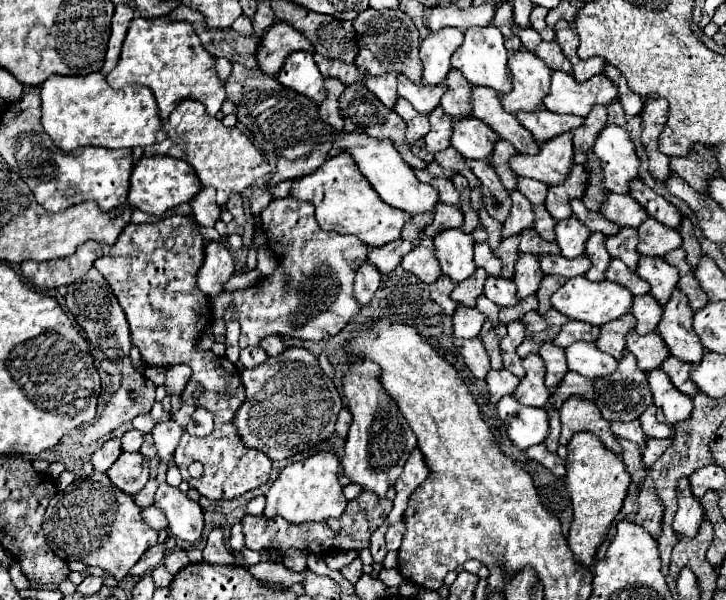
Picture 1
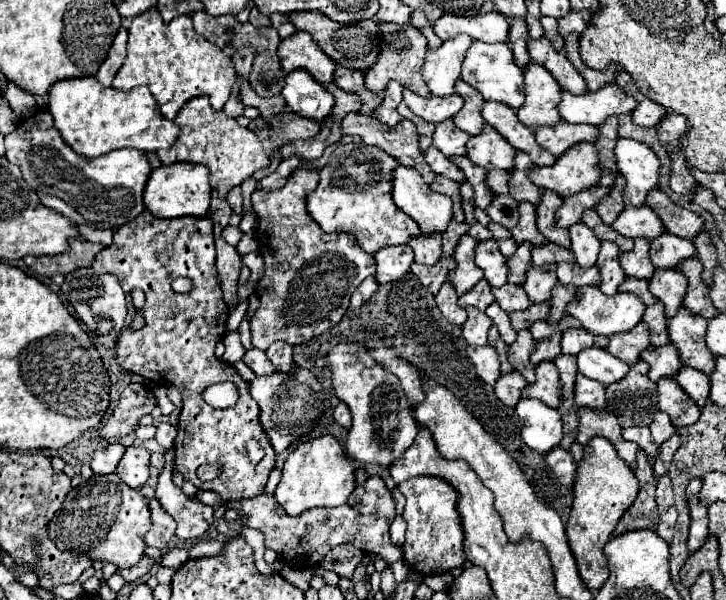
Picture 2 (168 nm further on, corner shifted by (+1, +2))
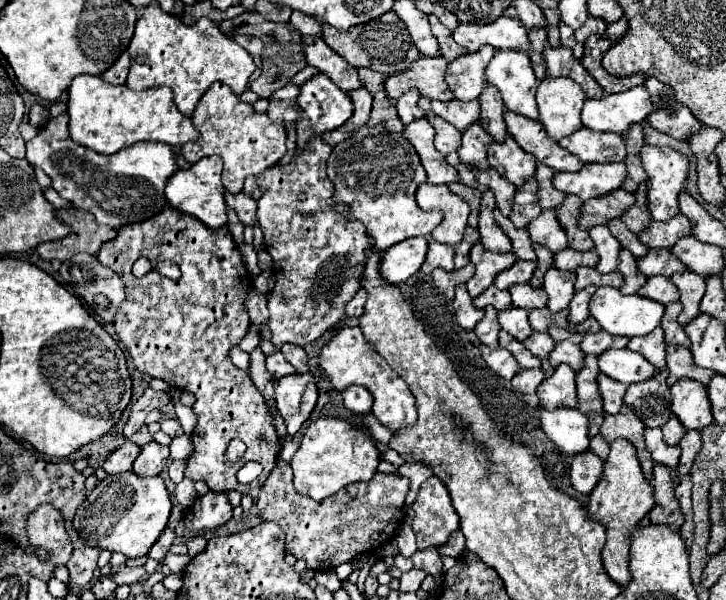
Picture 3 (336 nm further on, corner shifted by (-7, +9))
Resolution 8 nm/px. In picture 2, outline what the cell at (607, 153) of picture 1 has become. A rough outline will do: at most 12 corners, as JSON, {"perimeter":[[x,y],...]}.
{"perimeter":[[617,140],[623,202],[643,206],[659,184],[659,158],[649,146]]}

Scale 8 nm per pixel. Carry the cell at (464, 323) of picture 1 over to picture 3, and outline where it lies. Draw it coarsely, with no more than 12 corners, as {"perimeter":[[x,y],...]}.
{"perimeter":[[485,307],[483,319],[475,325],[475,335],[483,345],[497,347],[497,311]]}

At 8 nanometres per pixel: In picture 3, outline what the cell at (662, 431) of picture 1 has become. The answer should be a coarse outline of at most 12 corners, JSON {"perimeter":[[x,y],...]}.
{"perimeter":[[675,415],[667,421],[663,439],[667,445],[677,445],[685,435],[685,427]]}

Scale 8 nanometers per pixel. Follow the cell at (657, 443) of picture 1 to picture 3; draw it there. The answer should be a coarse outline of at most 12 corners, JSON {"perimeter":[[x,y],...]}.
{"perimeter":[[687,431],[679,441],[681,457],[675,473],[687,475],[701,449],[699,431]]}

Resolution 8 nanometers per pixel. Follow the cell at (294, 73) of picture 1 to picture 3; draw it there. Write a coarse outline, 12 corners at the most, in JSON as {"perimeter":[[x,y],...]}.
{"perimeter":[[327,75],[299,87],[297,149],[343,125],[353,103]]}

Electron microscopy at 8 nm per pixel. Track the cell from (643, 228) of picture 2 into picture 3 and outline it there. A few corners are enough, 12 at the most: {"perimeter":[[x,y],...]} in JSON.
{"perimeter":[[685,215],[653,221],[637,235],[645,247],[673,247],[691,235]]}

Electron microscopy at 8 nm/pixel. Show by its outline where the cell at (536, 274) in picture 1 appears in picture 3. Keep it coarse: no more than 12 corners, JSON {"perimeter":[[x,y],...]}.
{"perimeter":[[547,269],[543,289],[547,309],[557,313],[569,305],[575,271]]}

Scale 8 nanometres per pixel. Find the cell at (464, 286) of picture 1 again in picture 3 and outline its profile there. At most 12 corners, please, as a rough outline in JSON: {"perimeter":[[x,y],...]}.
{"perimeter":[[495,285],[473,299],[479,309],[493,305],[505,309],[511,305],[509,291]]}

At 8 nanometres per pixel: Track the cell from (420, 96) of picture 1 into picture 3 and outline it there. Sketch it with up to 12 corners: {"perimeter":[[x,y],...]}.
{"perimeter":[[431,101],[431,111],[463,131],[479,101]]}

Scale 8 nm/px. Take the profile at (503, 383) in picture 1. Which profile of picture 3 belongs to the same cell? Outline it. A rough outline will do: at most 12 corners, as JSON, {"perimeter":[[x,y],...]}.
{"perimeter":[[541,369],[519,371],[511,385],[525,395],[531,407],[539,405],[537,385]]}

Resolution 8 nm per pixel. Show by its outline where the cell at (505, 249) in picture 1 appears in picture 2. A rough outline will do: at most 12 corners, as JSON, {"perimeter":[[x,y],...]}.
{"perimeter":[[519,244],[509,258],[509,282],[525,282],[533,244]]}

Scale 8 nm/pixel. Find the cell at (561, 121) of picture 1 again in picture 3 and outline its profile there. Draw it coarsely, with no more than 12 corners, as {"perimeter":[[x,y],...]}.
{"perimeter":[[581,127],[557,141],[583,163],[623,161],[617,133]]}

